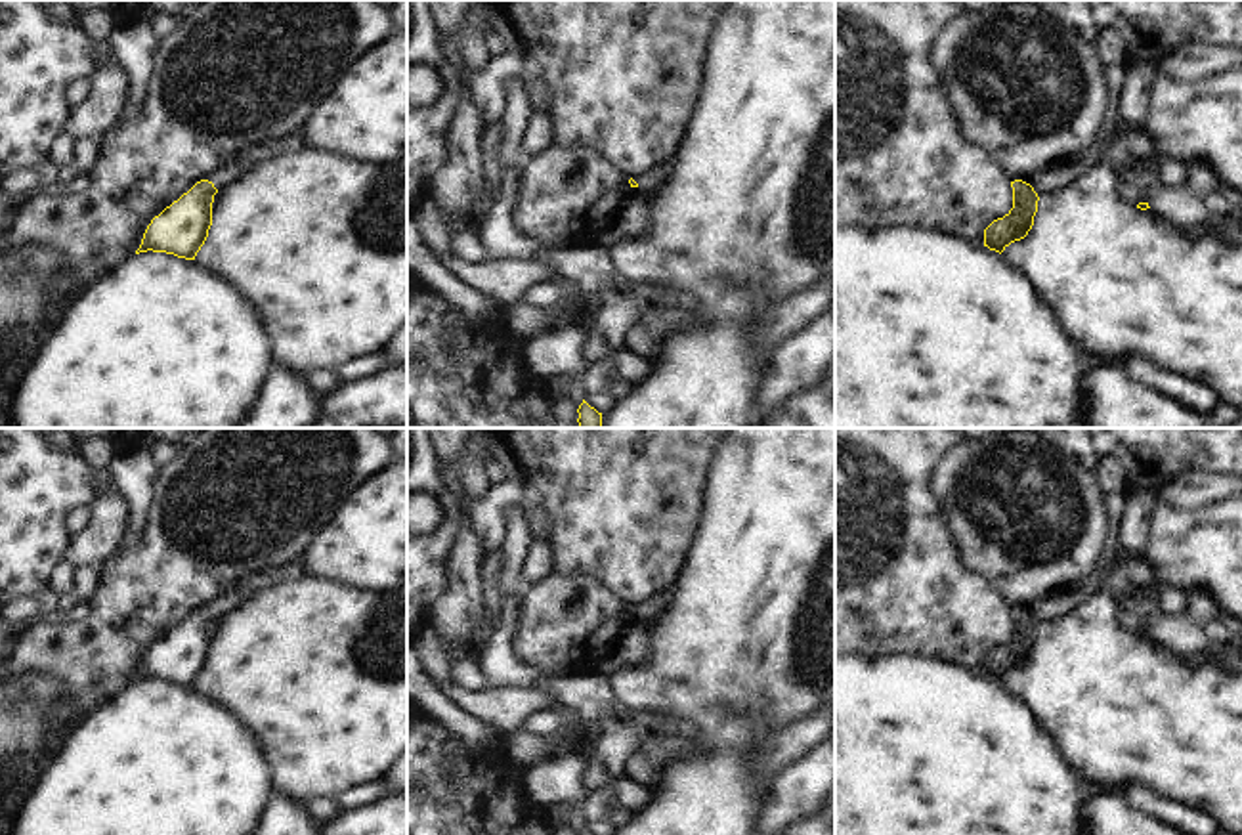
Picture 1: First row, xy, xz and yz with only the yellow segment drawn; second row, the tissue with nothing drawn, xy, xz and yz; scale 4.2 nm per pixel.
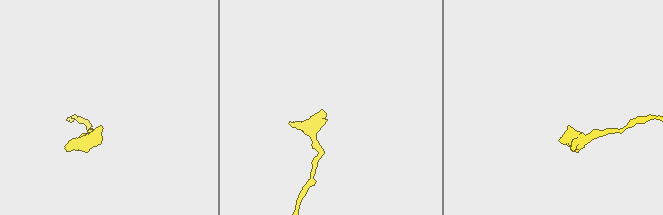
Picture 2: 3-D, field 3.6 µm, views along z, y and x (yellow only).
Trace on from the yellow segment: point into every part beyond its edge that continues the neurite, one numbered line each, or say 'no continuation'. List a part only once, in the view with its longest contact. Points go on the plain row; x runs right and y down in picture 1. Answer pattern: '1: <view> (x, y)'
1: xy (228, 602)

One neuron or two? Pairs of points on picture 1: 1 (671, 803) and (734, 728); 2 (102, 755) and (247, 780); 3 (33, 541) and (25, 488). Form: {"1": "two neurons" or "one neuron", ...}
{"1": "one neuron", "2": "one neuron", "3": "one neuron"}

